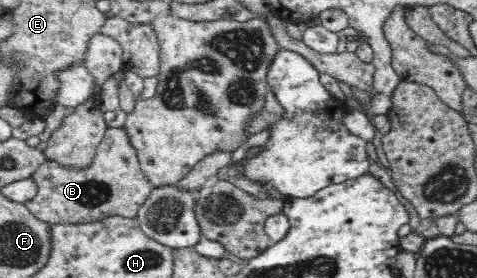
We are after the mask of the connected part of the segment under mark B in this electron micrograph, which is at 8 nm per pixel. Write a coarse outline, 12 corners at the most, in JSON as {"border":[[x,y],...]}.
{"border":[[125,127],[89,168],[46,160],[25,205],[52,226],[134,219],[154,189]]}

